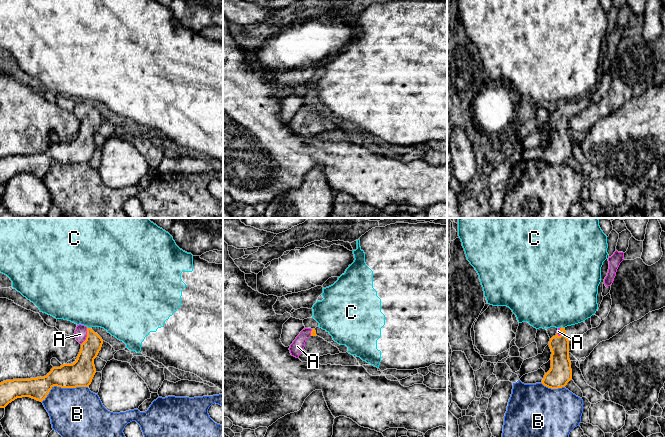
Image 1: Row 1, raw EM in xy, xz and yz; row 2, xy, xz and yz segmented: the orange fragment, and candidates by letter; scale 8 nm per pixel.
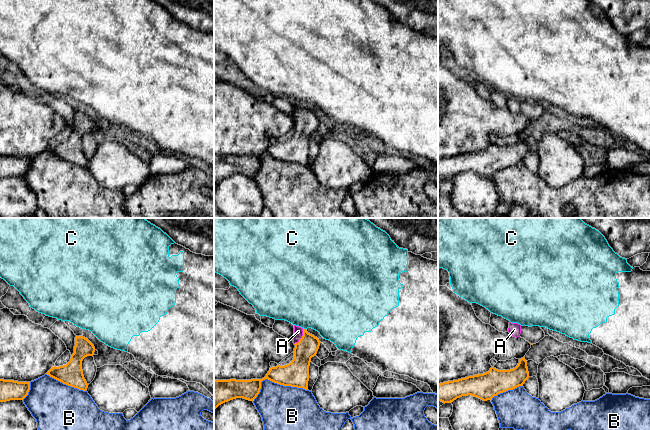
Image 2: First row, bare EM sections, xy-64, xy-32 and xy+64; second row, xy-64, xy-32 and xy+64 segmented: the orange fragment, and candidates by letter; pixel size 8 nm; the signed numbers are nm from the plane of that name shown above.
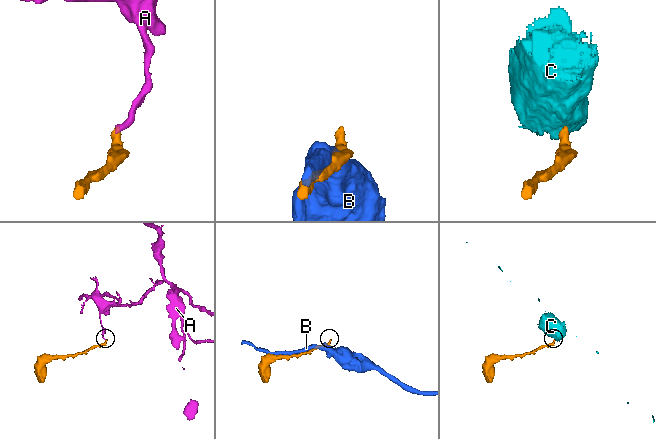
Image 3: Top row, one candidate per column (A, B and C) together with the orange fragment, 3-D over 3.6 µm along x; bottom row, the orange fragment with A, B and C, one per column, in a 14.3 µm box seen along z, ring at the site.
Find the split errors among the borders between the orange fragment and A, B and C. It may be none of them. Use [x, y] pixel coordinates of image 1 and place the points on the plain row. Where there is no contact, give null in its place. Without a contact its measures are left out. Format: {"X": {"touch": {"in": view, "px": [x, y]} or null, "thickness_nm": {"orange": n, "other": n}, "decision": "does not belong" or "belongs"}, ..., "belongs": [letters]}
{"A": {"touch": {"in": "xy", "px": [87, 112]}, "thickness_nm": {"orange": 170, "other": 100}, "decision": "belongs"}, "B": {"touch": {"in": "xy", "px": [63, 163]}, "thickness_nm": {"orange": 200, "other": 420}, "decision": "does not belong"}, "C": {"touch": {"in": "xy", "px": [89, 104]}, "thickness_nm": {"orange": 150, "other": 480}, "decision": "does not belong"}, "belongs": ["A"]}

